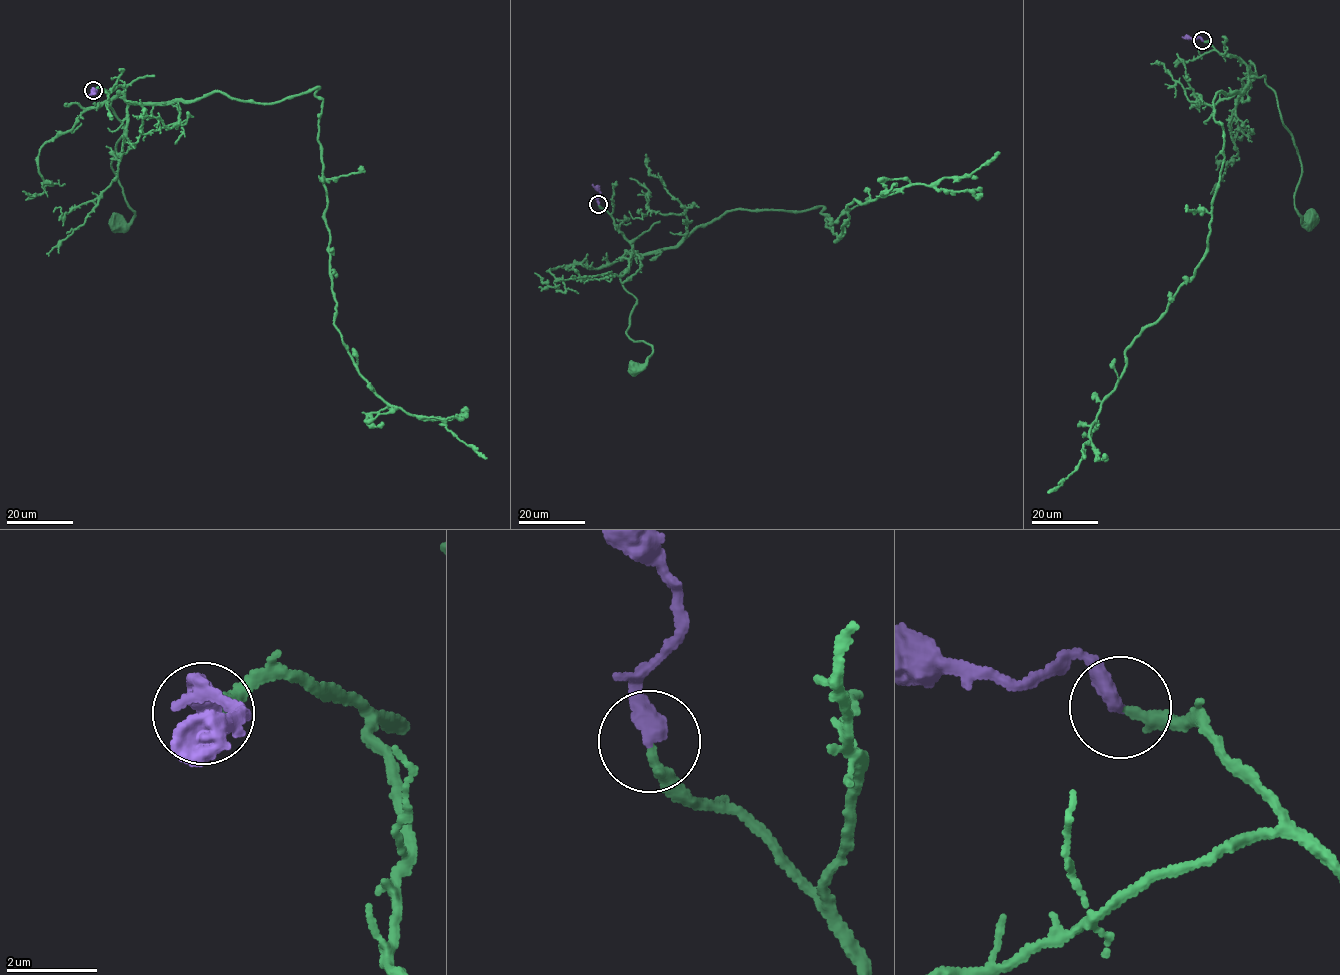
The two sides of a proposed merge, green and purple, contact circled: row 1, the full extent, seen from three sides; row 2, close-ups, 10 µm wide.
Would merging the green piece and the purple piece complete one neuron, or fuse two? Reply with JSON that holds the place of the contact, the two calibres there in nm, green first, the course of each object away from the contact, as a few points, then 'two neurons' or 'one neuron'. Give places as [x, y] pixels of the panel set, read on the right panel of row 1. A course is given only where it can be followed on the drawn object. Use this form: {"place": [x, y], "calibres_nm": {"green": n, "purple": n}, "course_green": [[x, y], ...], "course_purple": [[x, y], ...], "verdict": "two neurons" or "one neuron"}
{"place": [1202, 40], "calibres_nm": {"green": 240, "purple": 440}, "course_green": [[1202, 40], [1239, 57], [1247, 74], [1264, 76], [1275, 94], [1300, 163], [1295, 207], [1300, 220], [1312, 221]], "course_purple": [[1202, 40], [1200, 37], [1182, 36]], "verdict": "one neuron"}

